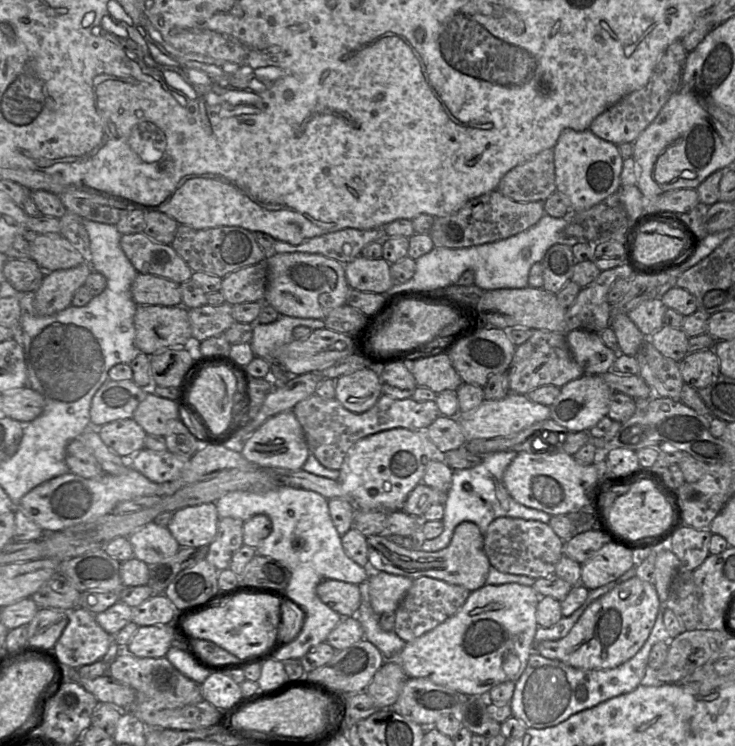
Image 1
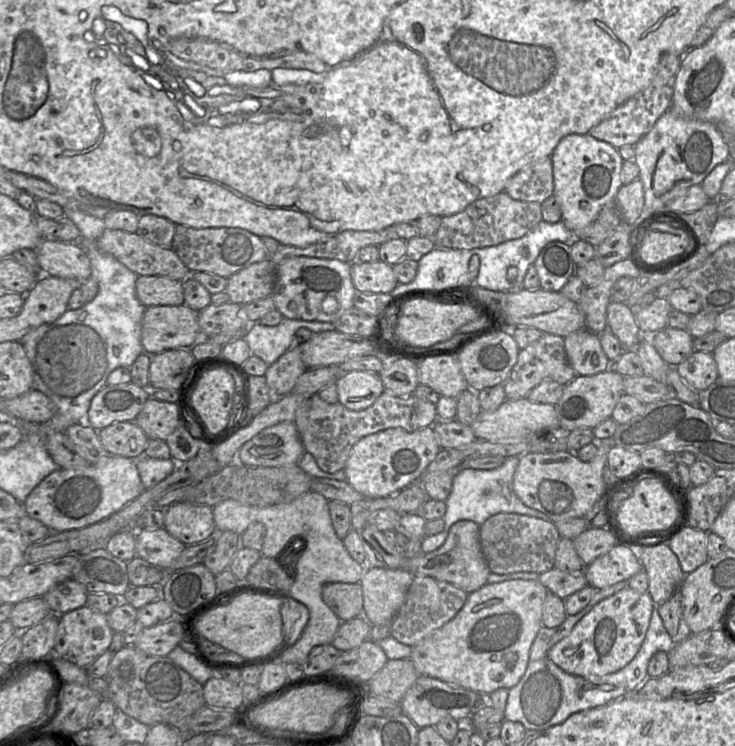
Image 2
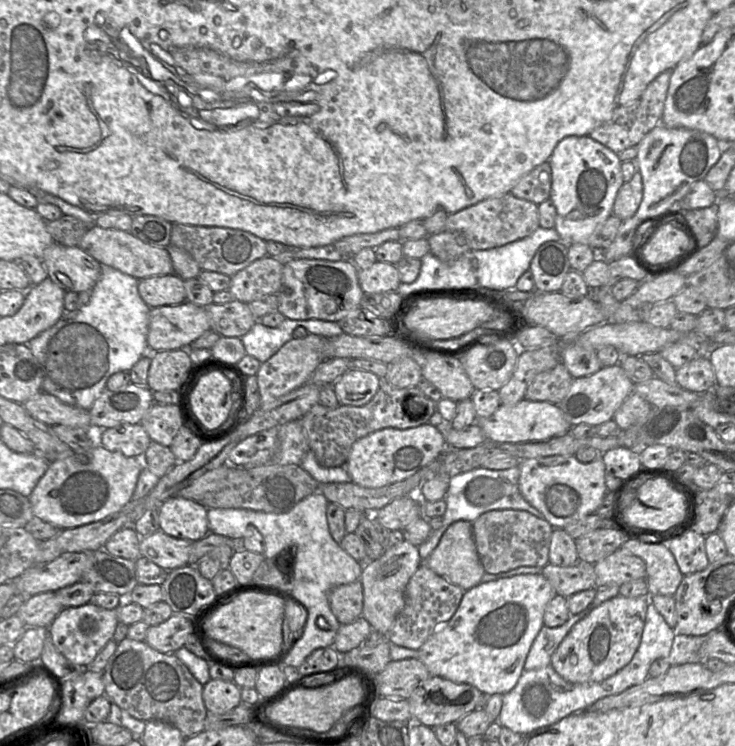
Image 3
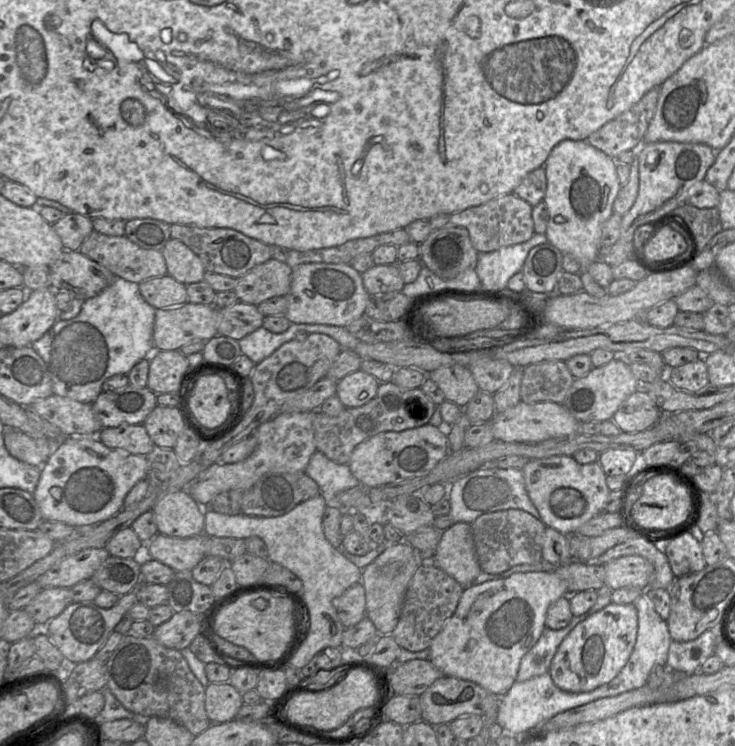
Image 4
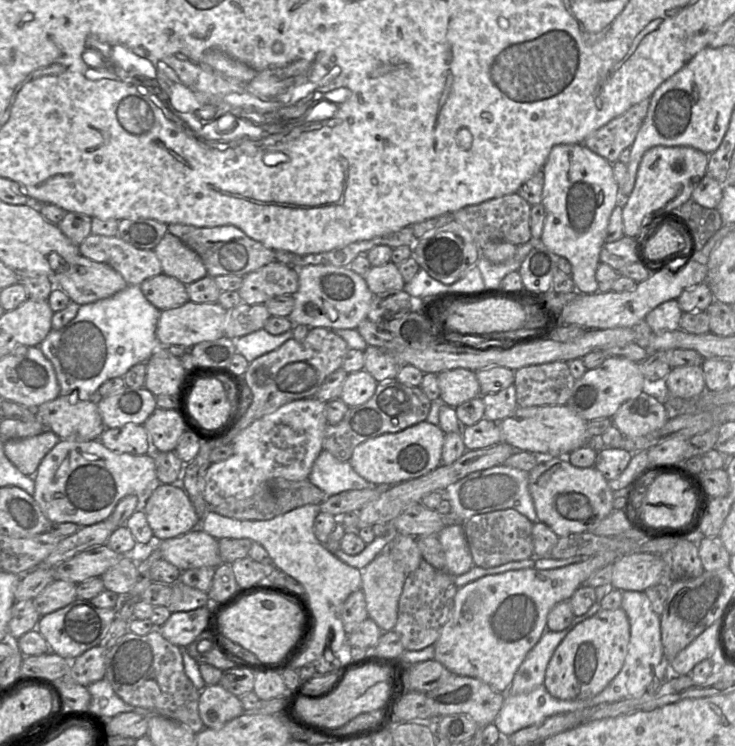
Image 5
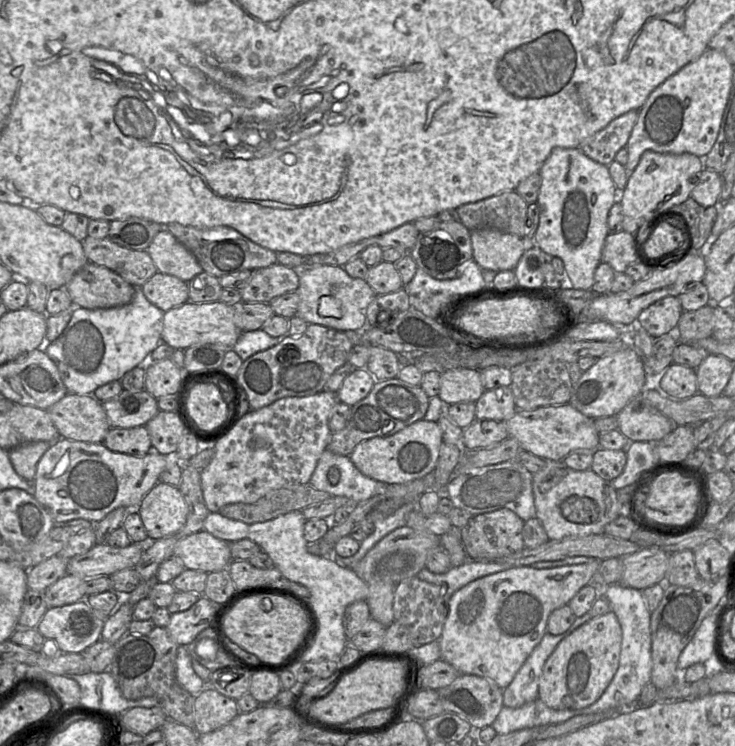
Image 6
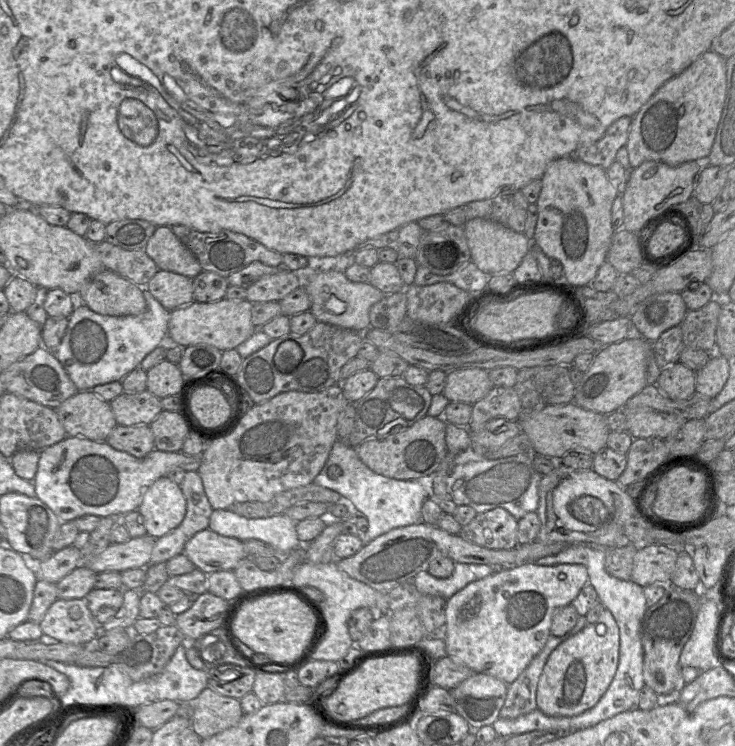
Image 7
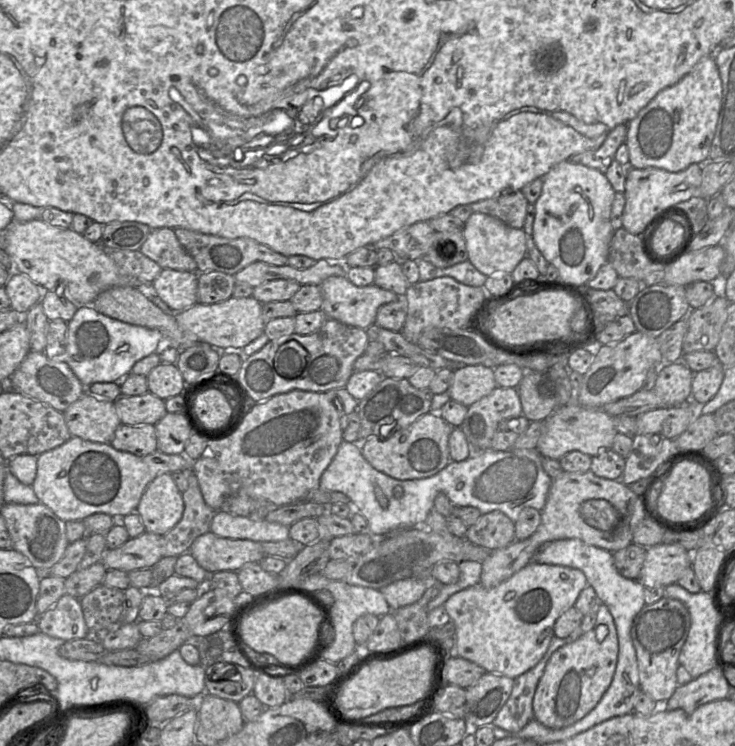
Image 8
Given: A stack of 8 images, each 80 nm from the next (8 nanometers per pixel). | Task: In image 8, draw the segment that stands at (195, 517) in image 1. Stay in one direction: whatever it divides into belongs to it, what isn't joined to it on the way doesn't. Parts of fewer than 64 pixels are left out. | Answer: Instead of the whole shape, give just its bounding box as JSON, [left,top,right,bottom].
[135,474,184,536]

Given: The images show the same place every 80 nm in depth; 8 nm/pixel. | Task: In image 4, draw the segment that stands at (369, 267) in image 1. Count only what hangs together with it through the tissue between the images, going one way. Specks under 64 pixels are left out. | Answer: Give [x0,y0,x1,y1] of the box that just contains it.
[361,264,404,296]

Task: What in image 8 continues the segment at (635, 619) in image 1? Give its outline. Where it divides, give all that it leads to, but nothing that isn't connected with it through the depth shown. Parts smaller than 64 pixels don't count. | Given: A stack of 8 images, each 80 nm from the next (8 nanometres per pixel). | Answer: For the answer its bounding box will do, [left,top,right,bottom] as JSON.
[534,603,618,730]

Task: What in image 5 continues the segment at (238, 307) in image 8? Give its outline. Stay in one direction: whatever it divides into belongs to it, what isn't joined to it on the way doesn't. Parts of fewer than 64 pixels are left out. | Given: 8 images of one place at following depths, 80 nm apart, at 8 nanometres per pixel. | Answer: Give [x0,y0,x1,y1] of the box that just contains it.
[156,302,227,348]

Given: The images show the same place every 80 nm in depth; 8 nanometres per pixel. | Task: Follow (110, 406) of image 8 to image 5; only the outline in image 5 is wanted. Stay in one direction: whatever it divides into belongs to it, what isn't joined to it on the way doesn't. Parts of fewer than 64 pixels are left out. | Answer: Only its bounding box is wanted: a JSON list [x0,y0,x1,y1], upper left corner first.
[36,394,106,440]

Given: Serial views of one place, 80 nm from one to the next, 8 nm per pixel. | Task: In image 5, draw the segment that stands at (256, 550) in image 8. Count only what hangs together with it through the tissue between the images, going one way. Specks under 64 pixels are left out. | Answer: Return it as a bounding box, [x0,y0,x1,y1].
[156,526,222,572]

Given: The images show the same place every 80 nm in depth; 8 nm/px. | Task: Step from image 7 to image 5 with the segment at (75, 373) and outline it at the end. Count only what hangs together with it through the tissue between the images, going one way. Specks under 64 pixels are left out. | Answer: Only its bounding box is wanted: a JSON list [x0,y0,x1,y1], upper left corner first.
[38,285,161,400]

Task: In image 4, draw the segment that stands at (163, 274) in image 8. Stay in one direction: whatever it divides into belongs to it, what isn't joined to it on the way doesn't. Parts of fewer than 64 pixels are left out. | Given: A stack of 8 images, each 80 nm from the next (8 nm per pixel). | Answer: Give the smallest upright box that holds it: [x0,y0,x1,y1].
[139,275,188,309]

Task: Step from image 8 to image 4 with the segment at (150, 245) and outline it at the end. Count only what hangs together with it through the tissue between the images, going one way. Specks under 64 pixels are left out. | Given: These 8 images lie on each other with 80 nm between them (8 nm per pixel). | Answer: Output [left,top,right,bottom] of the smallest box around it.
[161,238,206,285]

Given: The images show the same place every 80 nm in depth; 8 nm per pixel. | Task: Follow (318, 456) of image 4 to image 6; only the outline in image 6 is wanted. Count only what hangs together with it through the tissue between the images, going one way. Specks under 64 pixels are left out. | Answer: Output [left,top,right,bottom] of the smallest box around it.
[309,449,388,503]

